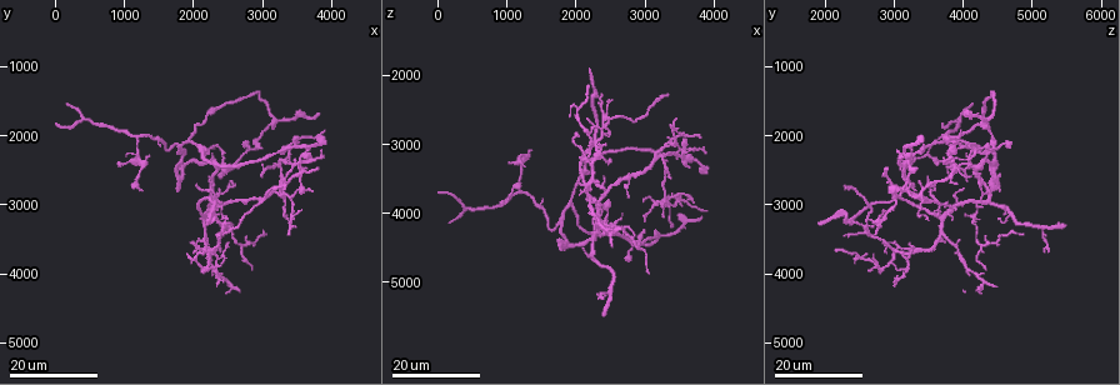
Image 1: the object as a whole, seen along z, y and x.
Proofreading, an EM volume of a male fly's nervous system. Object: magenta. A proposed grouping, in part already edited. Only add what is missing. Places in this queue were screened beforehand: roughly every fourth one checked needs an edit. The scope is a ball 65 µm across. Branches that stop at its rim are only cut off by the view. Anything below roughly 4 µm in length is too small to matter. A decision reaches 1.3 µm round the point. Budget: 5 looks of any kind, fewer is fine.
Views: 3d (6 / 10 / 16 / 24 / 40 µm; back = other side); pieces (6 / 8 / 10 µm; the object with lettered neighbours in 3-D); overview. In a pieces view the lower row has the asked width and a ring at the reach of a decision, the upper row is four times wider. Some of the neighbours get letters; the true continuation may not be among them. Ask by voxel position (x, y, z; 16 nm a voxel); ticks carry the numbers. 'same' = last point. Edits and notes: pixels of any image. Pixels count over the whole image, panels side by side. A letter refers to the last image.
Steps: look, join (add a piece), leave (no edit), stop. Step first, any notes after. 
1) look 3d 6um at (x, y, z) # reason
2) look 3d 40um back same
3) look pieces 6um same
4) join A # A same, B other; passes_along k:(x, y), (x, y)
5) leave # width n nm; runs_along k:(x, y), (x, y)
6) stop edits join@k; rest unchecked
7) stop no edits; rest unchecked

look 3d 16um at (3450, 2350, 3200) # branch stops here

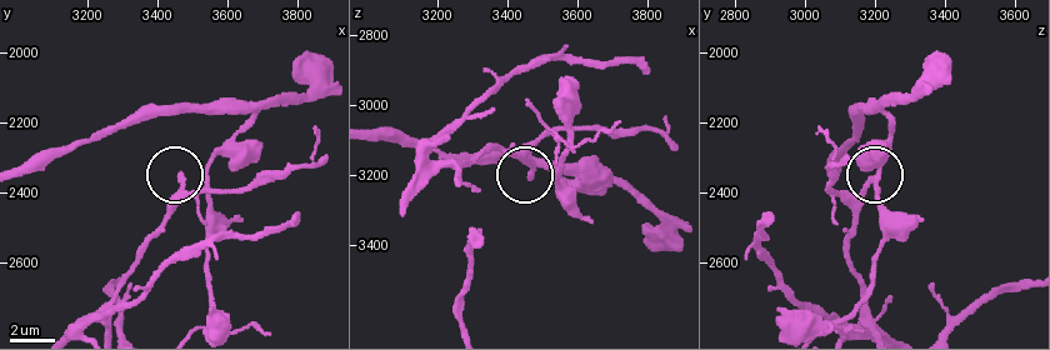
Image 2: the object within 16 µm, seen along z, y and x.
look pieces 6um at (3470, 2350, 3200)

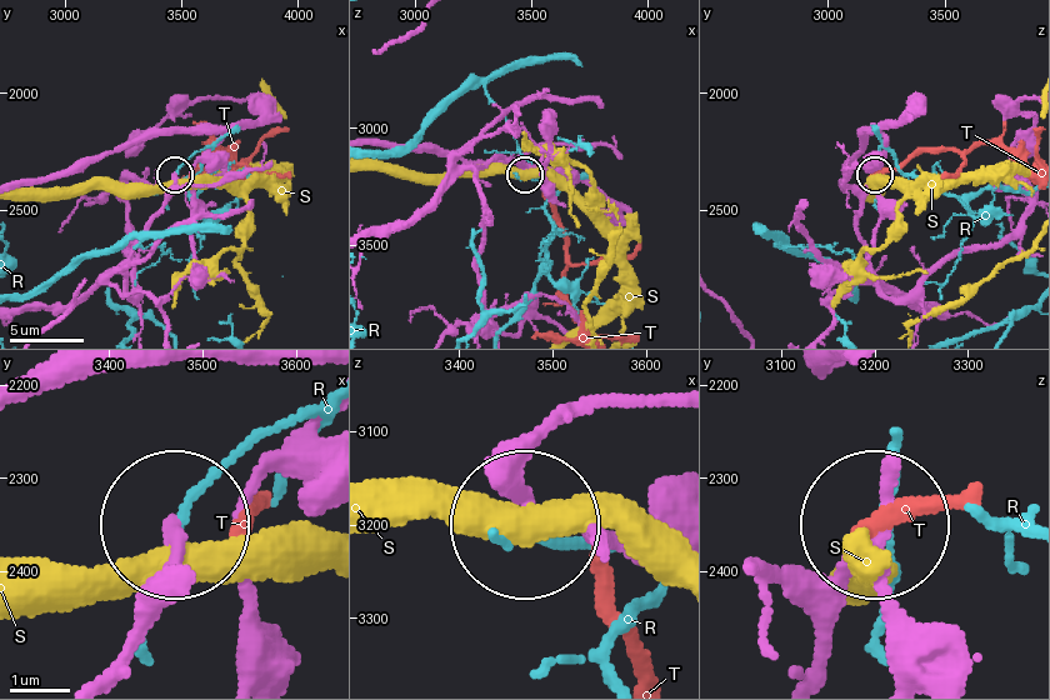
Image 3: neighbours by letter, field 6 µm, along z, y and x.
leave # width 230 nm; R other, S other, T other; runs_along 3:(101, 674), (176, 529); no lettered piece goes on from it

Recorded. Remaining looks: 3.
look 3d 16um at (3600, 2300, 3750) # free end

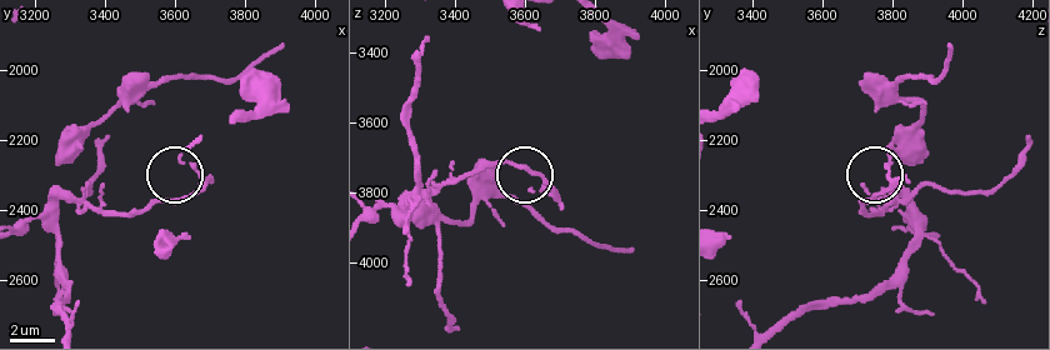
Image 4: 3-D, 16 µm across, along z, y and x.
look 3d 6um at (3610, 2250, 3790)

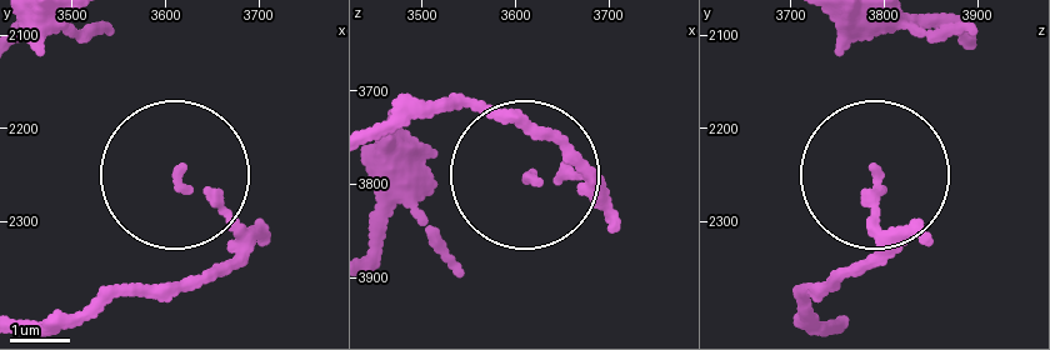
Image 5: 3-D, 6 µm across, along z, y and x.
look pieces 8um at (3615, 2250, 3785) # see the neighbours

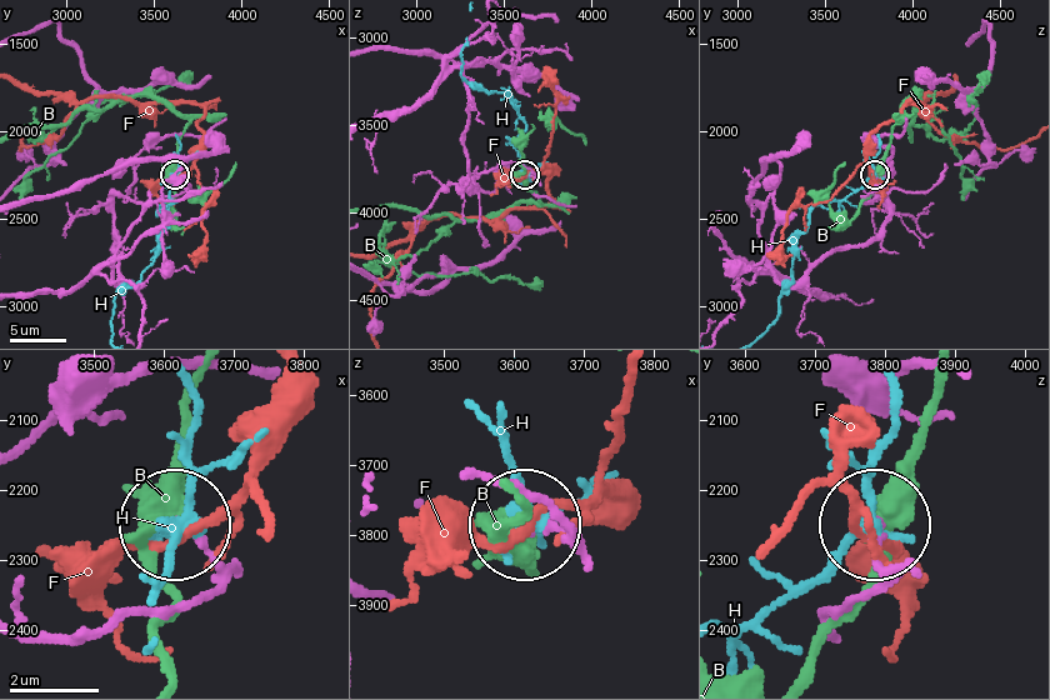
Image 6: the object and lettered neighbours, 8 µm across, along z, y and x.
leave # B other, F other, H other; runs_along 6:(835, 631), (831, 616), (873, 584), (880, 531); no lettered piece goes on from it

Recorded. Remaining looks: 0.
stop no edits; rest unchecked

